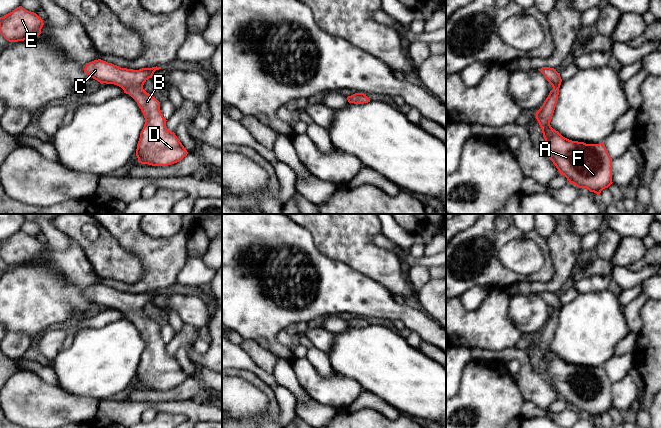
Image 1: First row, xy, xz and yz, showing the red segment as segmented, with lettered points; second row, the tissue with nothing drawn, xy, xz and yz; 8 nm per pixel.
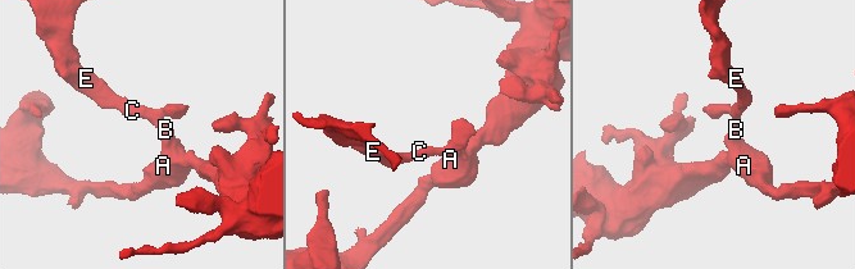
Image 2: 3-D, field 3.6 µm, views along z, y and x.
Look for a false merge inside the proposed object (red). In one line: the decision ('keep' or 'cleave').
keep

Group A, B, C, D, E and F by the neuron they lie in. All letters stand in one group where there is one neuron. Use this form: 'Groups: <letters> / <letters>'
Groups: A B C D E F

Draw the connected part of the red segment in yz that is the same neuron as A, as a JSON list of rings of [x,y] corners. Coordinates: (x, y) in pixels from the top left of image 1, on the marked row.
[[[542,67],[538,70],[553,87],[535,117],[542,129],[550,160],[569,183],[599,195],[613,183],[612,158],[603,142],[586,144],[572,141],[551,127],[562,79],[554,68]]]

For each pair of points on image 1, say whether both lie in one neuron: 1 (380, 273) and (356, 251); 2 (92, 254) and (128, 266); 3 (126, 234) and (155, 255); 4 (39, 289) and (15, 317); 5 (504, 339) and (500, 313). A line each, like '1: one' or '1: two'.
1: one
2: one
3: one
4: one
5: one

